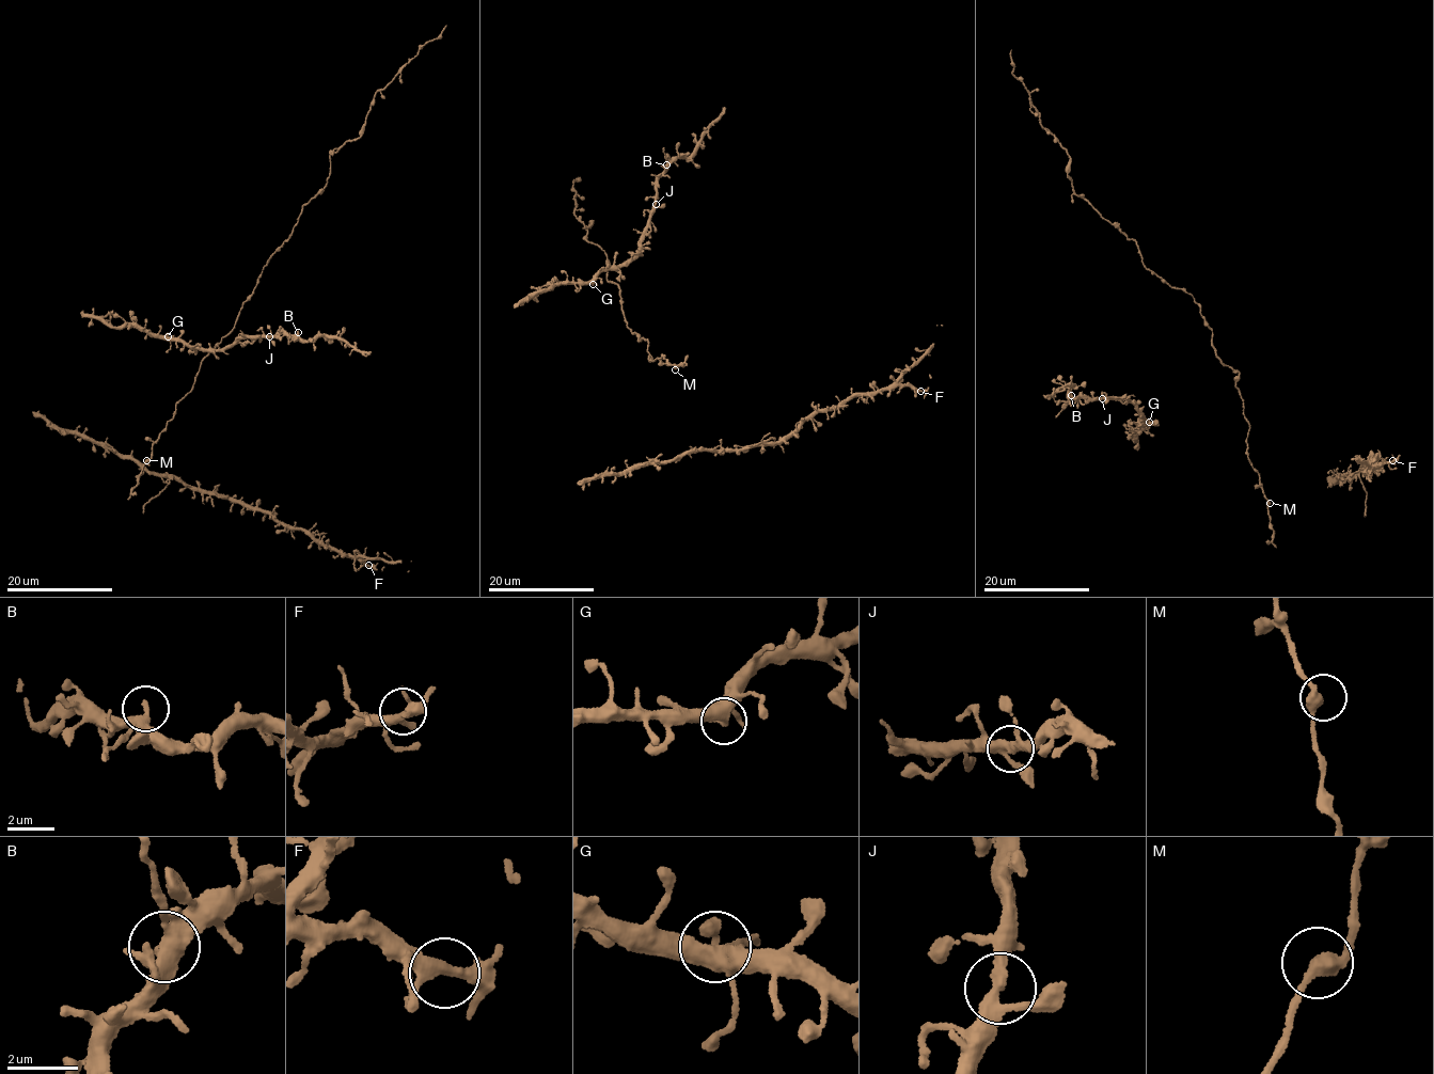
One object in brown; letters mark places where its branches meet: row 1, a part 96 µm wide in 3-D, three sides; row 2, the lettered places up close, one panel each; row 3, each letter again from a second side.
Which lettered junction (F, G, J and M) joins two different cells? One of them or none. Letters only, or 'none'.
none

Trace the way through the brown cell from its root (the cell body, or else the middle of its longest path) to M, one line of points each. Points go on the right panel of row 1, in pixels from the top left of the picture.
M: (1244, 414), (1248, 428), (1248, 459), (1258, 471), (1264, 496), (1270, 503)

